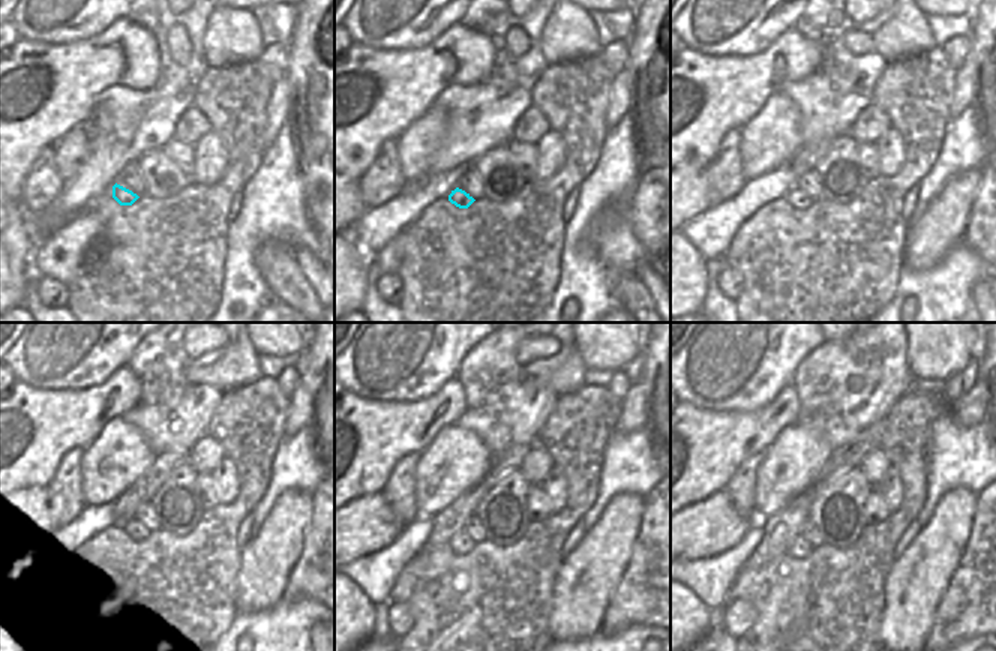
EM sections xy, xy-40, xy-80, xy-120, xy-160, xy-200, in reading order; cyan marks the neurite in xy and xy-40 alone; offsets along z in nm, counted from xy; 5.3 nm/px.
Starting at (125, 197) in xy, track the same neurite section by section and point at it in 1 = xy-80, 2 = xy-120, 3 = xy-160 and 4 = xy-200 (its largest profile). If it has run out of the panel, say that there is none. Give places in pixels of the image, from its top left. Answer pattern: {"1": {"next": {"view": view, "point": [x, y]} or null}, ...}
{"1": {"next": {"view": "xy-80", "point": [798, 200]}}, "2": {"next": {"view": "xy-120", "point": [119, 534]}}, "3": {"next": {"view": "xy-160", "point": [461, 543]}}, "4": {"next": {"view": "xy-200", "point": [800, 548]}}}

